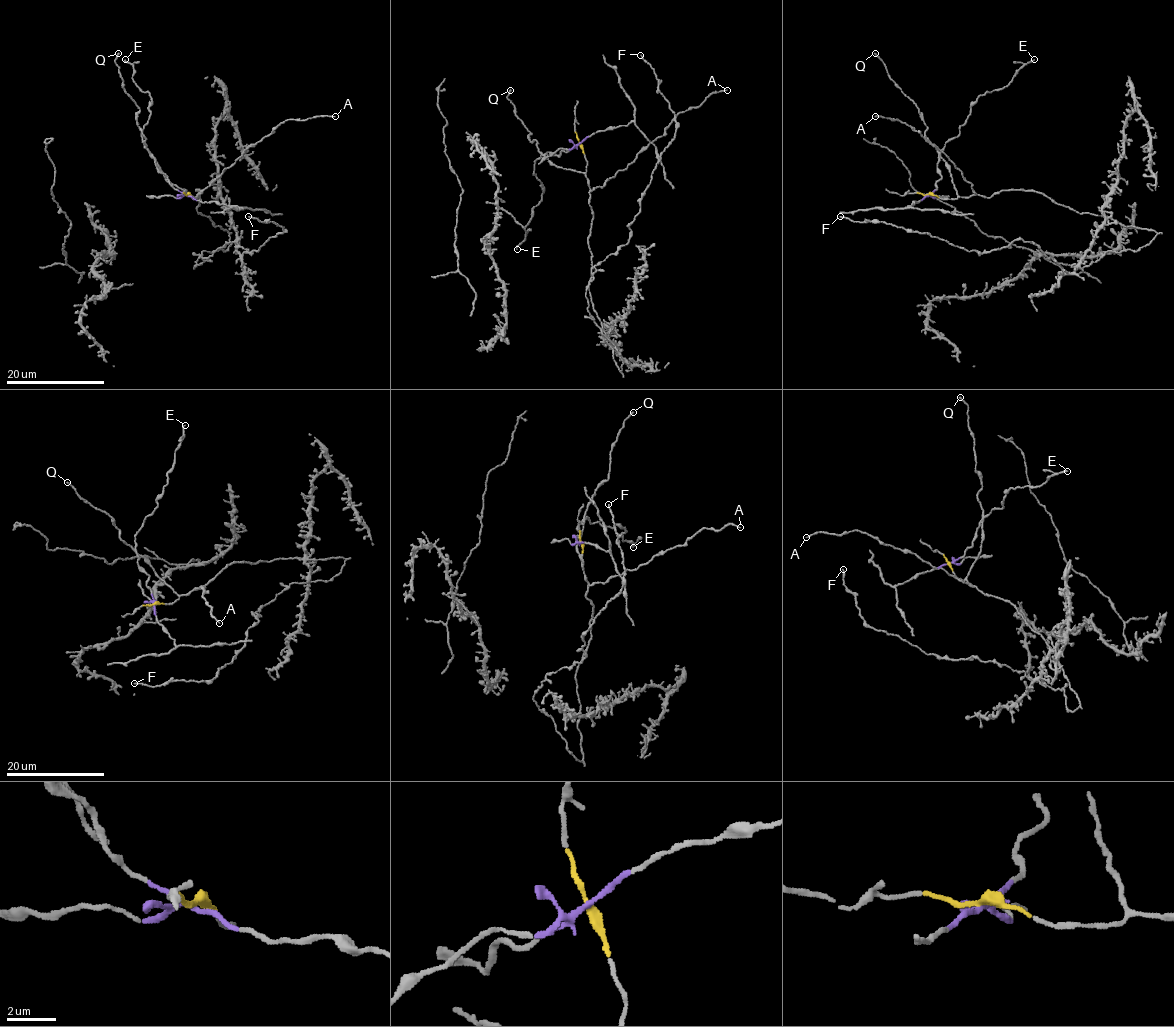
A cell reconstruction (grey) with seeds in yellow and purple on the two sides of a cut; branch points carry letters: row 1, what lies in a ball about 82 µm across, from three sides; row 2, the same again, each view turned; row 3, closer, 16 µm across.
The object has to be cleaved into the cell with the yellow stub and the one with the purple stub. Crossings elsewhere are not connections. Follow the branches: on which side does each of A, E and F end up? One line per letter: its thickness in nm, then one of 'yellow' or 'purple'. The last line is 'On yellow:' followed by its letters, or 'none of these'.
A: 130 nm | yellow
E: 160 nm | purple
F: 140 nm | yellow
On yellow: A, F

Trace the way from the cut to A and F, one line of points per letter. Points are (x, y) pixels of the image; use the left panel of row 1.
A: (187, 195), (194, 199), (248, 147), (287, 119), (335, 117)
F: (187, 195), (200, 190), (197, 211), (230, 244), (193, 267), (231, 241), (257, 251), (284, 230), (248, 216)

